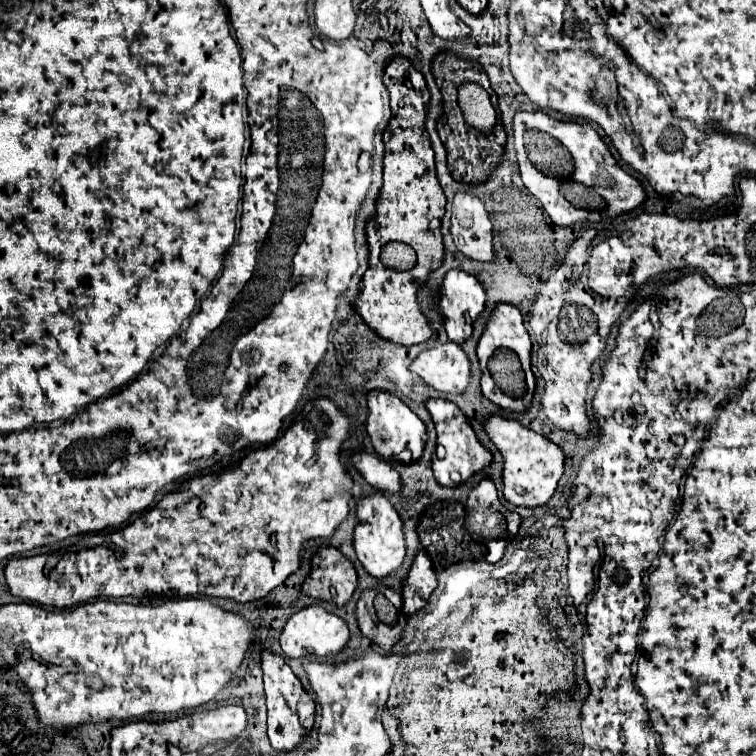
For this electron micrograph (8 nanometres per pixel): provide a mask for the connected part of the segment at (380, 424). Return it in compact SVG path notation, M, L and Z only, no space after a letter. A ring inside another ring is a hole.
M371 390L367 394L367 434L371 438L371 444L377 454L383 458L395 458L403 448L409 448L413 452L413 460L417 460L425 448L425 424L417 418L417 414L403 404L397 396L381 390Z

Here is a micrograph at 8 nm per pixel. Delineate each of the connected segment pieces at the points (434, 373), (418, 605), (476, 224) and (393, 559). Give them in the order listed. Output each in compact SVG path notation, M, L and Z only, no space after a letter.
M445 342L423 350L411 364L429 386L447 394L461 394L471 380L471 364L467 354L455 342Z
M419 550L413 558L413 566L409 568L407 578L401 584L401 594L403 594L401 612L405 616L411 616L417 610L421 610L427 604L435 586L437 586L437 576L433 572L431 560L423 550Z
M457 192L453 198L451 236L459 252L465 256L489 262L495 258L491 220L483 202L471 192Z
M381 492L365 496L357 502L357 526L353 534L353 546L363 568L375 578L383 578L401 566L405 558L403 522L395 512L393 504Z

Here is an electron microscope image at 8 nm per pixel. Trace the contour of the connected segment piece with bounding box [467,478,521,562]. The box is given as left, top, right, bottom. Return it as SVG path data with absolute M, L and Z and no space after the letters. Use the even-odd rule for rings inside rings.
M483 478L469 494L467 500L467 526L481 534L485 542L489 544L489 554L485 556L487 562L499 562L509 540L515 538L517 526L521 524L521 518L513 512L509 512L497 496L497 488L491 478Z

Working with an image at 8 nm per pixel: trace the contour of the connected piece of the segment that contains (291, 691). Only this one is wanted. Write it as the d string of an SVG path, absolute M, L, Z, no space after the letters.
M269 650L261 652L261 670L265 682L267 696L267 714L269 714L269 740L275 750L293 750L303 736L313 728L315 718L315 700L307 694L299 682L299 678L291 672L289 664Z

